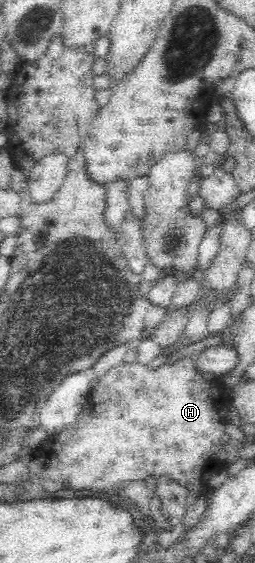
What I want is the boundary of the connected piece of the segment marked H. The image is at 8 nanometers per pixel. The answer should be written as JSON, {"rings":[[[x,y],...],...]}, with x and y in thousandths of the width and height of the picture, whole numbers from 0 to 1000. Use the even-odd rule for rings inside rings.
{"rings":[[[718,632],[714,638],[698,638],[682,645],[651,643],[612,652],[612,655],[588,655],[573,647],[549,645],[537,639],[514,645],[482,638],[463,648],[439,652],[404,666],[392,666],[369,684],[353,684],[349,698],[329,703],[314,741],[306,741],[298,751],[278,751],[243,762],[243,766],[192,774],[157,794],[133,799],[129,813],[106,824],[114,856],[133,869],[173,869],[188,876],[220,876],[220,872],[267,867],[282,869],[286,876],[290,872],[369,872],[369,876],[471,879],[471,876],[486,876],[486,861],[502,854],[565,854],[573,847],[659,844],[675,854],[690,854],[690,858],[714,863],[714,869],[729,870],[729,890],[769,890],[776,879],[792,879],[820,870],[816,853],[835,842],[855,840],[878,829],[878,824],[851,815],[859,805],[875,799],[871,774],[882,757],[871,750],[859,750],[855,730],[871,728],[890,734],[902,728],[898,725],[910,721],[902,716],[910,691],[886,691],[863,680],[863,668],[839,670],[827,677],[800,673],[788,663],[769,661],[753,654],[753,632]]]}

